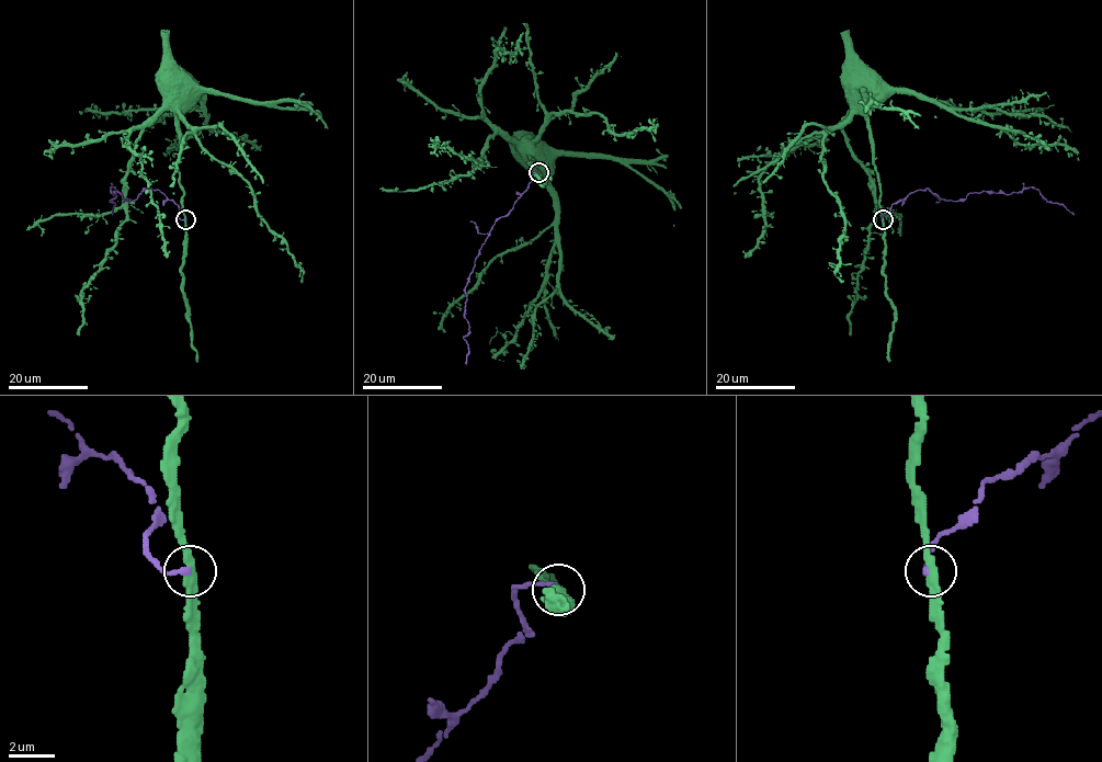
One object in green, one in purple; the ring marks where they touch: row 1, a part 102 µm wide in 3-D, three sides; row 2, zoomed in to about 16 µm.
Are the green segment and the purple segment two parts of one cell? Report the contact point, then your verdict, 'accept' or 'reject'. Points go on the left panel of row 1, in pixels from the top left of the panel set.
place (185, 219); reject

